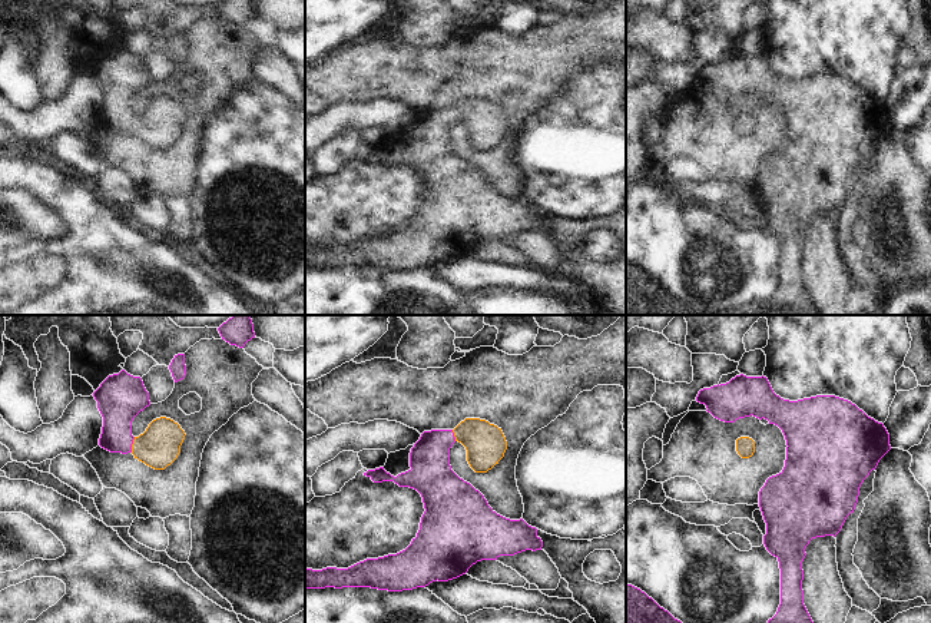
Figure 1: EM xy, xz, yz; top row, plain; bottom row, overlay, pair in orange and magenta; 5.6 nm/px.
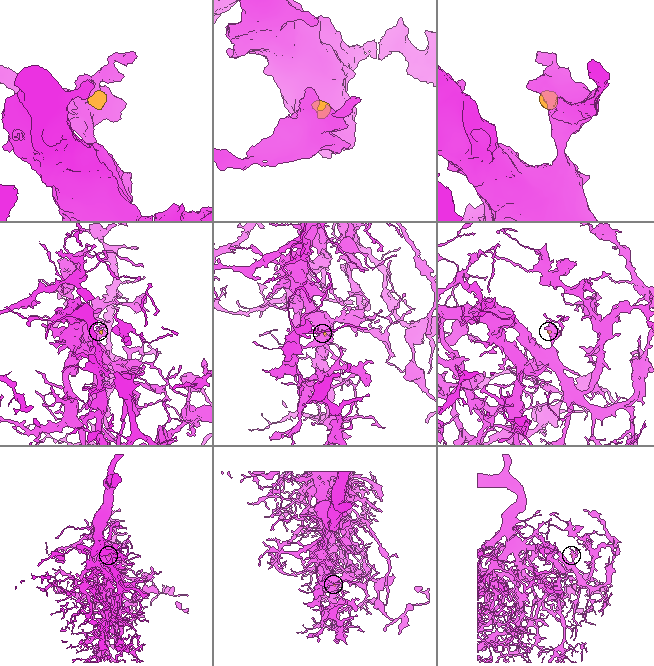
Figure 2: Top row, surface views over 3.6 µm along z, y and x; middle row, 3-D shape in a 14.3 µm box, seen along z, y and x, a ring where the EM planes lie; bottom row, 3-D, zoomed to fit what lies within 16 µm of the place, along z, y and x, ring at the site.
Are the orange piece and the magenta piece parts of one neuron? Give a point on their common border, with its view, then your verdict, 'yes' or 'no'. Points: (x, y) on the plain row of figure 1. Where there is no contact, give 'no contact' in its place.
contact xy (132, 123); yes

